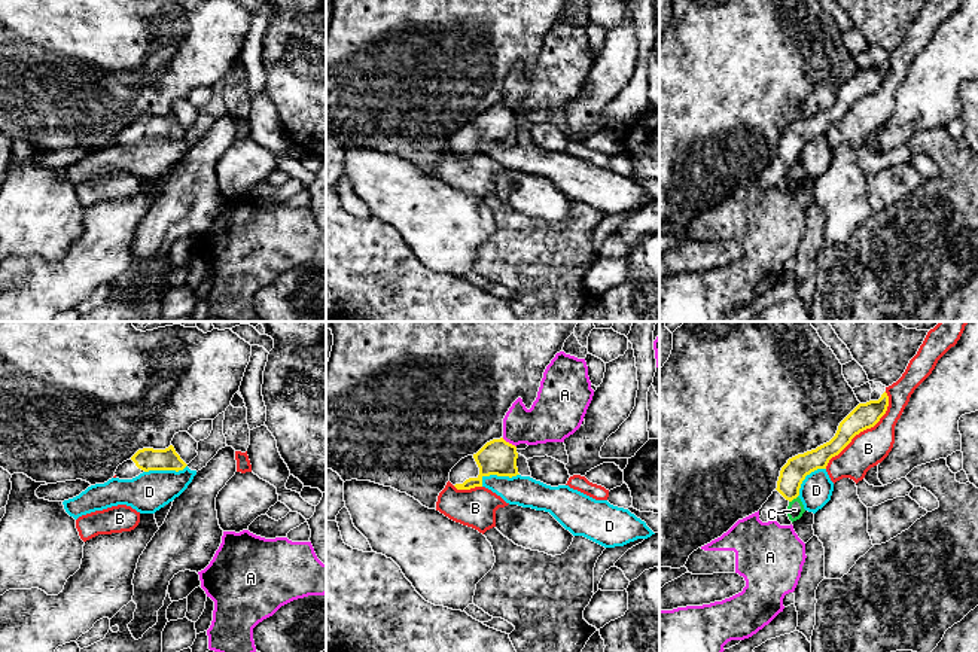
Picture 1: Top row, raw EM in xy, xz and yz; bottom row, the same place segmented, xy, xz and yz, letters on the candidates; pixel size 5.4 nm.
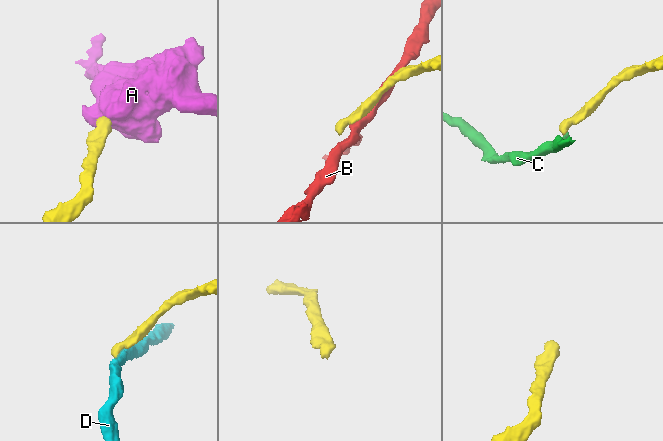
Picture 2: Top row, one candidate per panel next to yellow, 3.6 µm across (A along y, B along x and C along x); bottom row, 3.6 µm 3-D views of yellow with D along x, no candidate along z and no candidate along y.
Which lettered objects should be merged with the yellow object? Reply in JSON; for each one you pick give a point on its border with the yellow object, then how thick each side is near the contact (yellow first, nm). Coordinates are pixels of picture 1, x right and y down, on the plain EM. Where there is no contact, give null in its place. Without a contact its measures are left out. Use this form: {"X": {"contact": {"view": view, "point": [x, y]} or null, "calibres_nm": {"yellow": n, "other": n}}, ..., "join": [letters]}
{"join": []}

